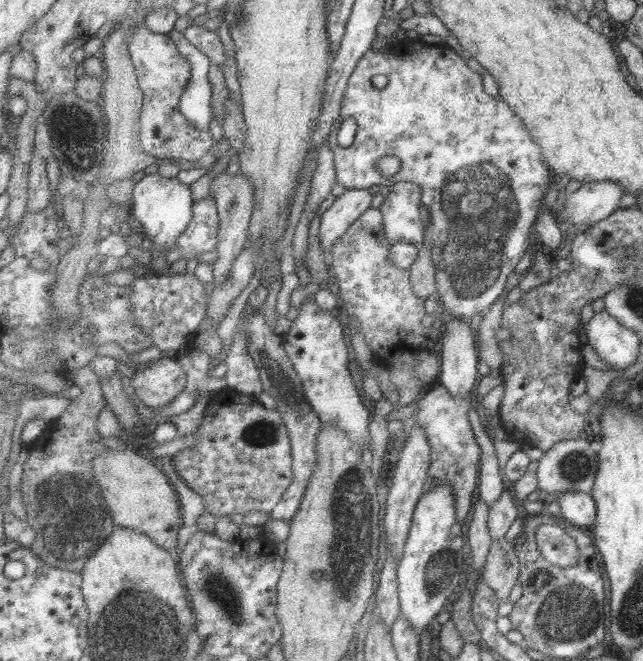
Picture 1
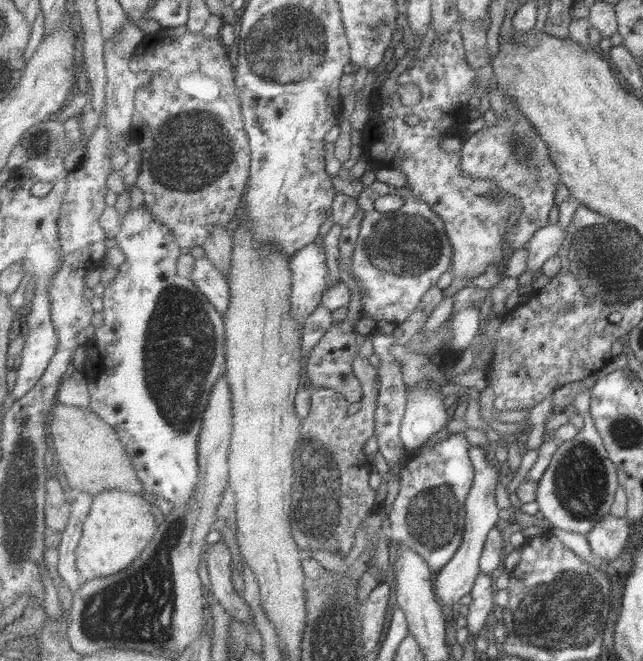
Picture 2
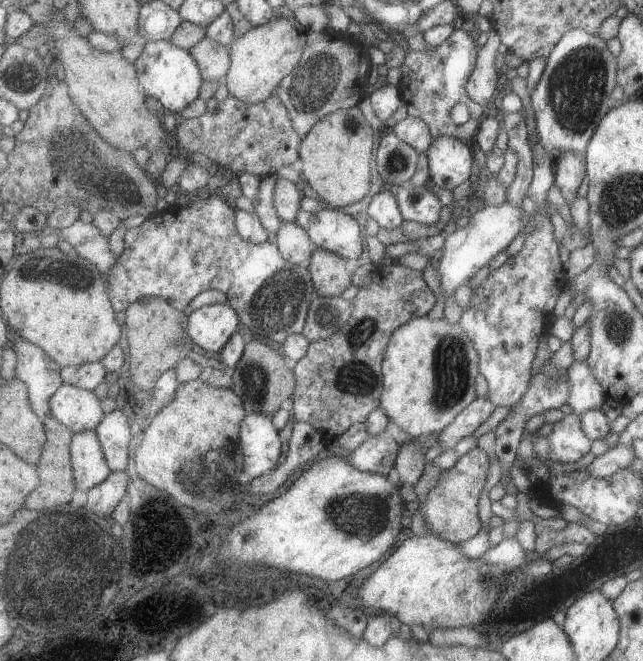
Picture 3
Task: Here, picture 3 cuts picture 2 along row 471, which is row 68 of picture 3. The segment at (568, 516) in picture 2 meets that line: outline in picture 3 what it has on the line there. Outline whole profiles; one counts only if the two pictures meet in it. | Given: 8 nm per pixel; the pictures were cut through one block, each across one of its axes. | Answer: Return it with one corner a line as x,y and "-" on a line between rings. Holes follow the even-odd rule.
574,29
561,36
530,94
538,144
547,155
553,159
570,151
584,156
601,118
617,106
610,97
616,76
616,58
608,52
606,42
596,34

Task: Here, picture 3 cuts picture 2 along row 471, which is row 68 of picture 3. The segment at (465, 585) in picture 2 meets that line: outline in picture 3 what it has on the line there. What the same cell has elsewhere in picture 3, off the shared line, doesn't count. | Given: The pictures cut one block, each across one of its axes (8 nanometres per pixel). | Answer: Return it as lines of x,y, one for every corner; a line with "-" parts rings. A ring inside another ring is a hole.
491,28
488,33
488,42
480,47
475,71
467,84
467,91
471,99
483,107
486,107
495,95
500,94
501,78
493,66
499,44
499,34

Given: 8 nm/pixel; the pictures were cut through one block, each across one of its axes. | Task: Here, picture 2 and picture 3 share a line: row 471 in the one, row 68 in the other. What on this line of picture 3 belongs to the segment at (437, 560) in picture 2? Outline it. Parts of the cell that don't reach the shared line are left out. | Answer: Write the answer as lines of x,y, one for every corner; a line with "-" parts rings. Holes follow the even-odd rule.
456,30
439,47
430,52
408,51
406,62
402,67
402,79
399,83
402,98
407,106
408,115
425,120
429,124
435,139
443,136
454,137
471,142
479,133
482,121
487,115
487,108
474,102
467,91
467,84
476,68
480,47
465,30
-
457,104
467,107
470,118
460,126
453,120
453,108

